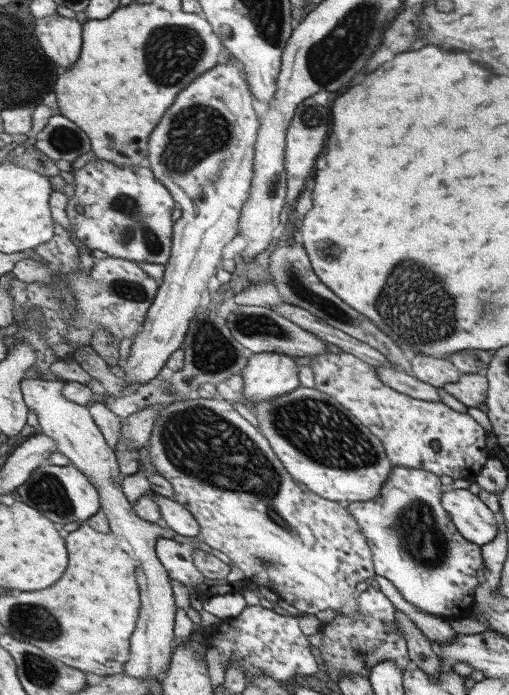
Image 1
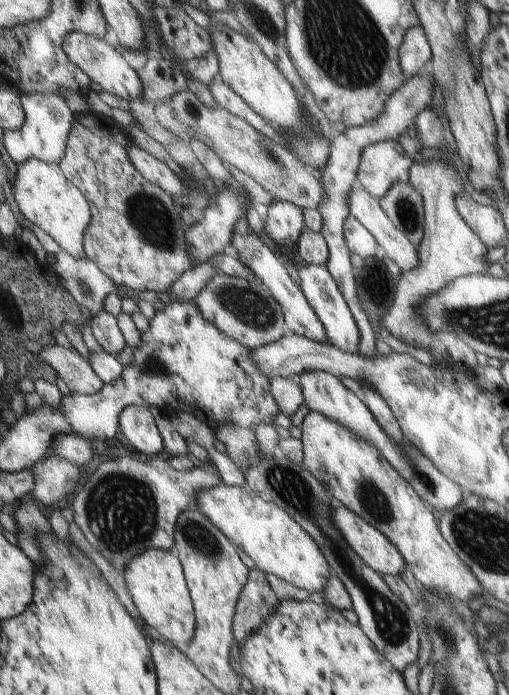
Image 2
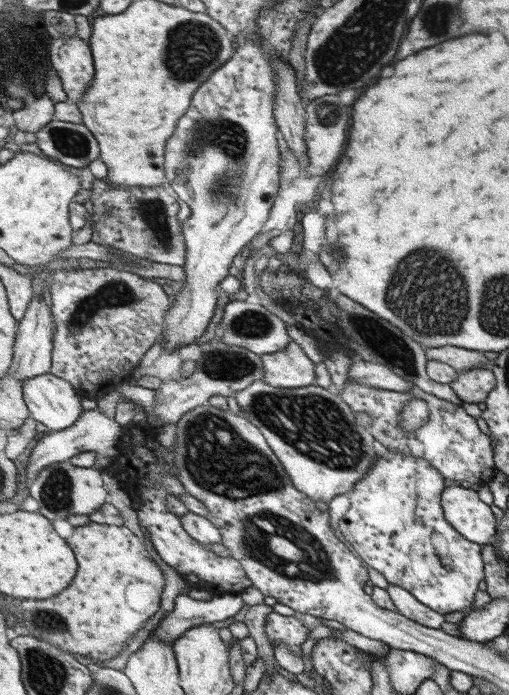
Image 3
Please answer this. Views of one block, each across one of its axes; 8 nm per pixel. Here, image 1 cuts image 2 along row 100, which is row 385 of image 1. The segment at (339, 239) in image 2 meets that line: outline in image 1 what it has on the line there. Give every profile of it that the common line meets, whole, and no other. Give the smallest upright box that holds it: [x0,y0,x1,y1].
[376,367,441,402]

